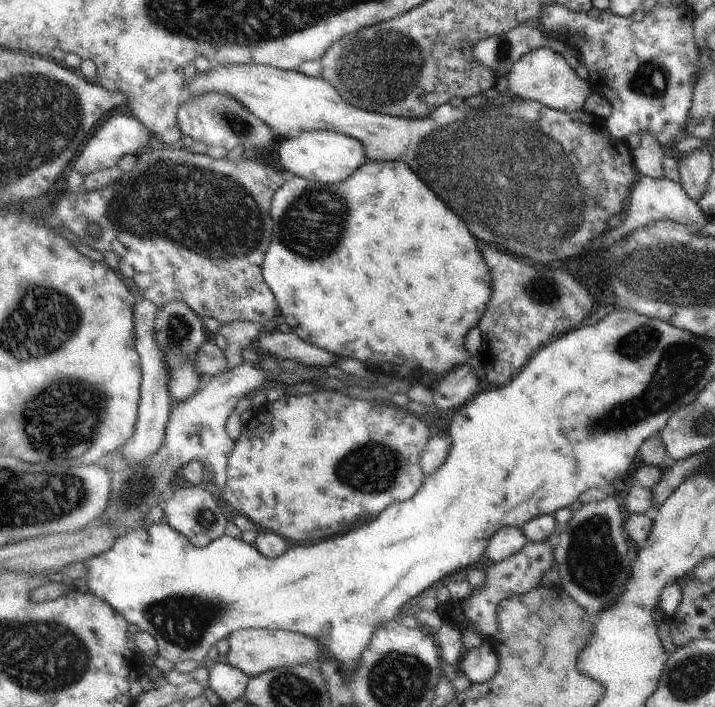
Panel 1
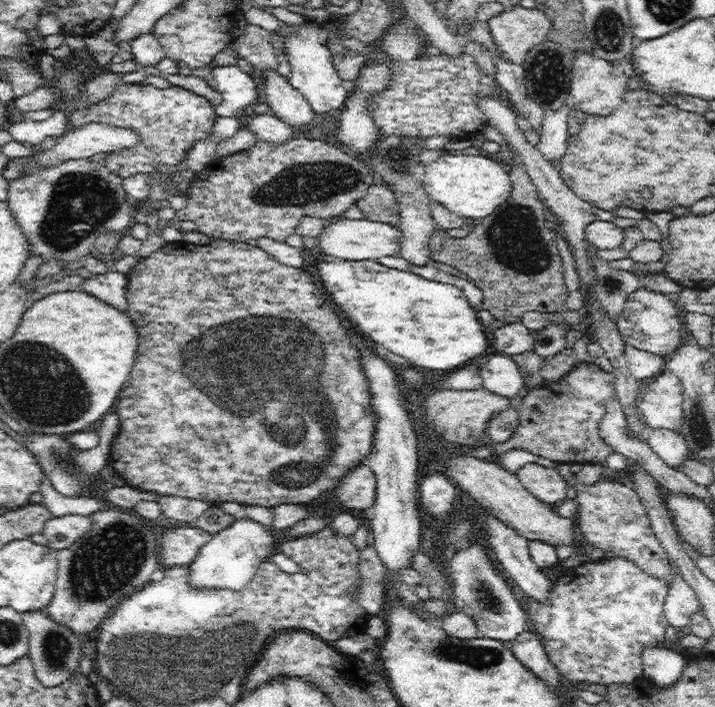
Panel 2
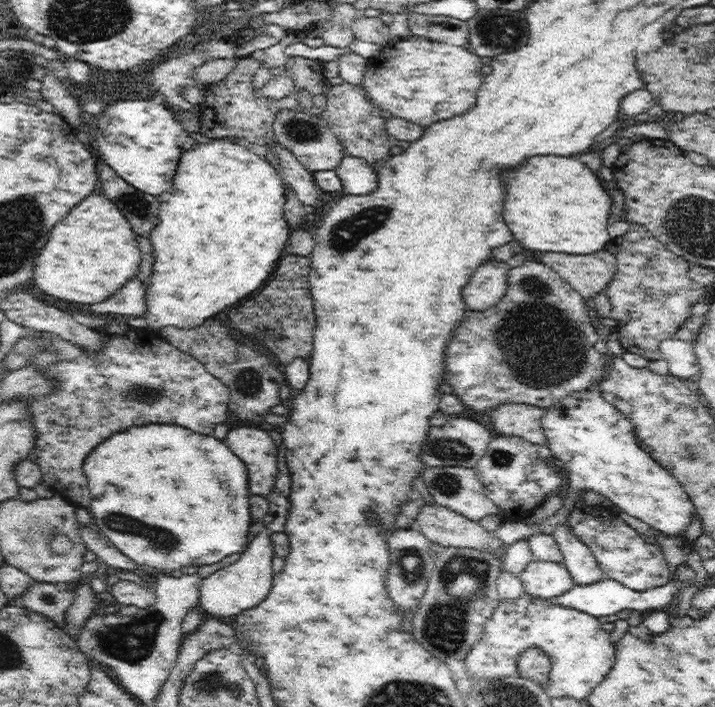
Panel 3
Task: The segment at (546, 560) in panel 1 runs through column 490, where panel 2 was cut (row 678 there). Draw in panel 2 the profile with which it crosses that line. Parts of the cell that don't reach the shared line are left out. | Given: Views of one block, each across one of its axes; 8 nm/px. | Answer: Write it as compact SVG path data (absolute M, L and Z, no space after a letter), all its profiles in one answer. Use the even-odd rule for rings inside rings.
M614 557L599 561L588 560L581 565L567 566L565 572L553 582L545 601L532 598L527 602L530 628L542 638L549 661L564 678L572 682L604 684L606 686L631 683L643 674L642 651L648 645L661 645L668 619L664 615L664 603L669 586L666 581L648 575L636 563Z

